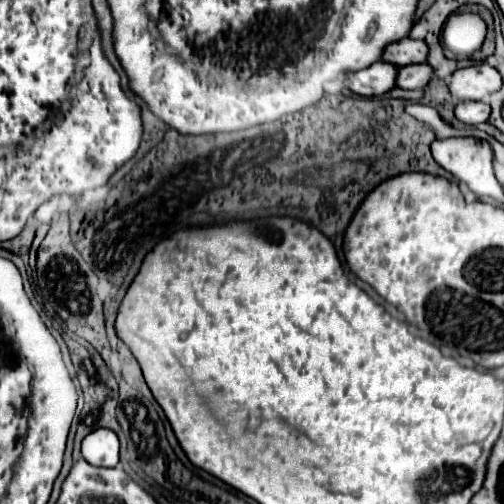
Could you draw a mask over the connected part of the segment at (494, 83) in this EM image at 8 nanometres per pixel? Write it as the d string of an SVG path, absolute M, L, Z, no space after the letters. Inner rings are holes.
M486 61L458 69L448 81L450 93L460 101L488 101L488 95L496 93L502 87L502 75L488 65Z

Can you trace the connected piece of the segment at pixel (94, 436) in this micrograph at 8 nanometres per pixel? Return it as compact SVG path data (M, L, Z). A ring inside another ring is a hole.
M94 429L82 439L82 457L100 467L116 467L118 465L118 437L110 429Z

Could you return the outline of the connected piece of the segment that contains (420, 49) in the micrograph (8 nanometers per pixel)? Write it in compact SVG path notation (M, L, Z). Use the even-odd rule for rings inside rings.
M410 37L392 43L384 49L384 61L404 67L412 63L424 63L428 57L428 45L424 41L414 41Z

